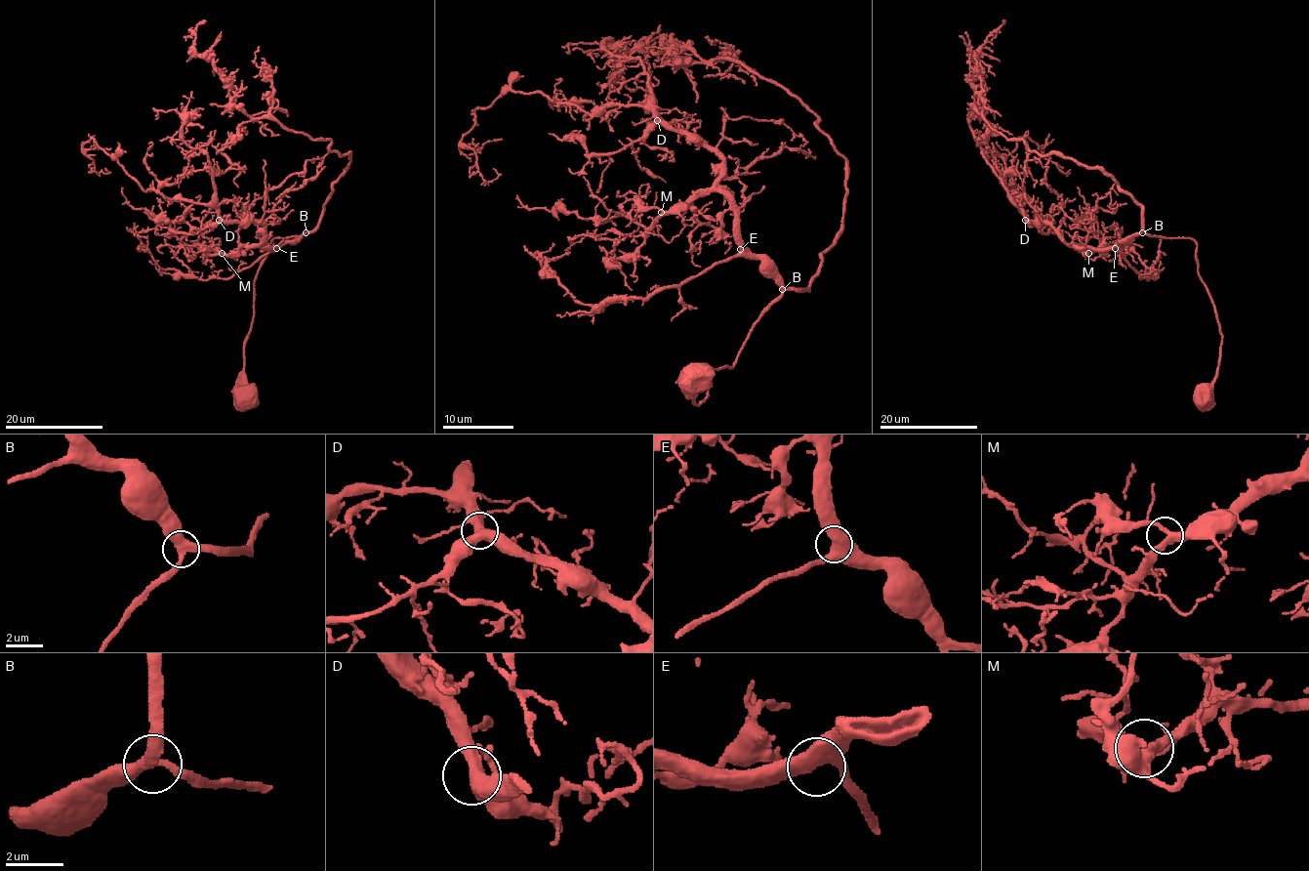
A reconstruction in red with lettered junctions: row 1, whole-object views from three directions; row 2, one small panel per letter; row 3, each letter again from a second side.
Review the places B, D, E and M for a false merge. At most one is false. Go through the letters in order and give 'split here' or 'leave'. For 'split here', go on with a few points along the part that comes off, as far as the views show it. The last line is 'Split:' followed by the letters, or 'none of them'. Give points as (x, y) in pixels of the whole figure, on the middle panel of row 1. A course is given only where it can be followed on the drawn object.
B: leave
D: leave
E: leave
M: leave
Split: none of them

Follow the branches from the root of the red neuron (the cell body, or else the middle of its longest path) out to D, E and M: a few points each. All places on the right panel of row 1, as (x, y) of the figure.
D: (1203, 398), (1221, 332), (1194, 241), (1136, 232), (1106, 249), (1075, 248), (1047, 223), (1025, 220)
E: (1203, 398), (1203, 391), (1216, 373), (1221, 332), (1215, 306), (1198, 272), (1196, 242), (1136, 232), (1115, 248)
M: (1203, 398), (1216, 373), (1221, 332), (1198, 272), (1196, 242), (1136, 232), (1106, 249), (1074, 247), (1088, 253)

